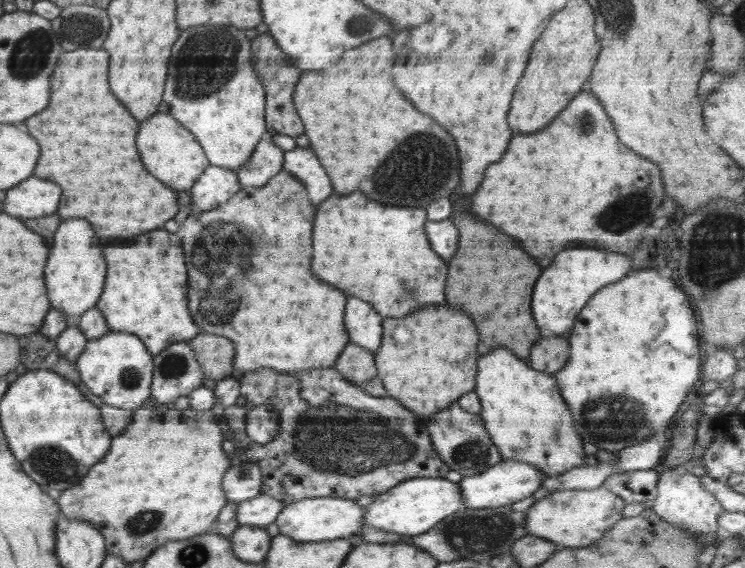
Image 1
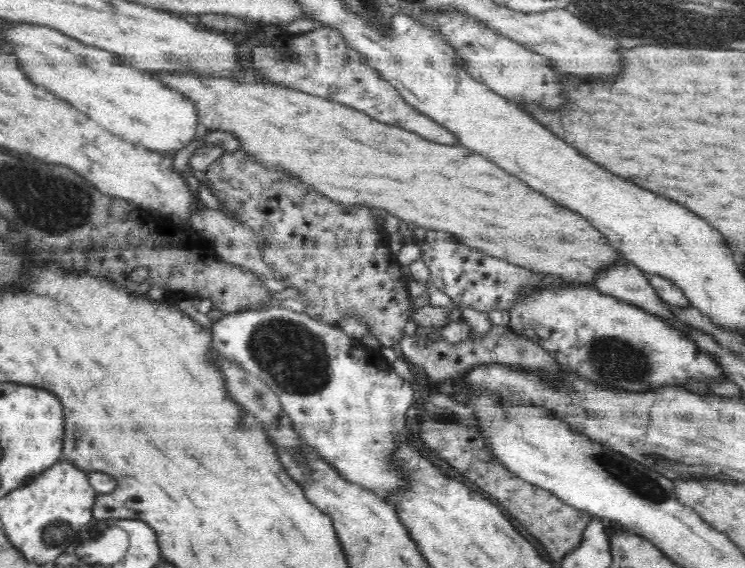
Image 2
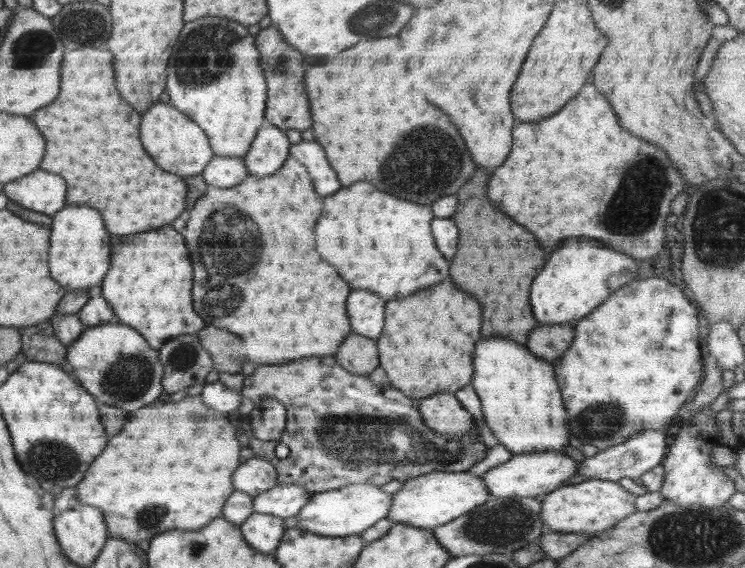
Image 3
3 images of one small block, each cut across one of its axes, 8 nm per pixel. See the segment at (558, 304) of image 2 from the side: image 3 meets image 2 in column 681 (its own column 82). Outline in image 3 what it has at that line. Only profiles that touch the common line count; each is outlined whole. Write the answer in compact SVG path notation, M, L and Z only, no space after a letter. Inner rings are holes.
M116 322L85 327L67 348L66 360L72 365L73 376L92 396L96 396L98 406L108 404L130 414L159 400L163 391L164 365L158 351L150 347L144 336L130 326Z

